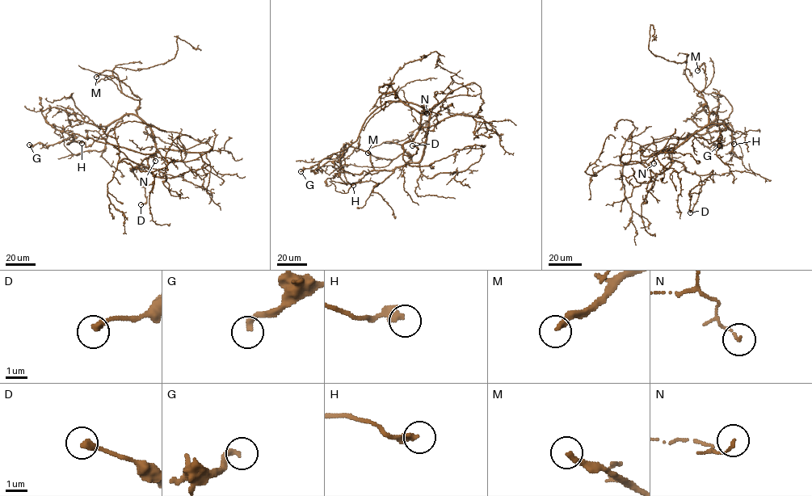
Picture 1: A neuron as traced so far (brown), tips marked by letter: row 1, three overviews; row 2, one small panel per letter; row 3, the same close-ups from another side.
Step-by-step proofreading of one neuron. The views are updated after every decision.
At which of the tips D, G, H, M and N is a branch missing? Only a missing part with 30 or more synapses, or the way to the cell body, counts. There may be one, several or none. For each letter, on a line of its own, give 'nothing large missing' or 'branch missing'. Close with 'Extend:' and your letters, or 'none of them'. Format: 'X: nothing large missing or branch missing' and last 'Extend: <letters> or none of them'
D: nothing large missing
G: branch missing
H: nothing large missing
M: branch missing
N: nothing large missing
Extend: G, M

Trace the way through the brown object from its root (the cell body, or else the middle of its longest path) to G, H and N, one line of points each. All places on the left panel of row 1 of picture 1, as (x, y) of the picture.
G: (153, 135), (157, 152), (150, 153), (133, 151), (77, 134), (47, 146), (38, 143), (29, 145)
H: (153, 135), (157, 152), (150, 153), (133, 151), (77, 134), (71, 134), (73, 139), (67, 144), (82, 143)
N: (153, 135), (157, 151), (152, 155), (155, 161)

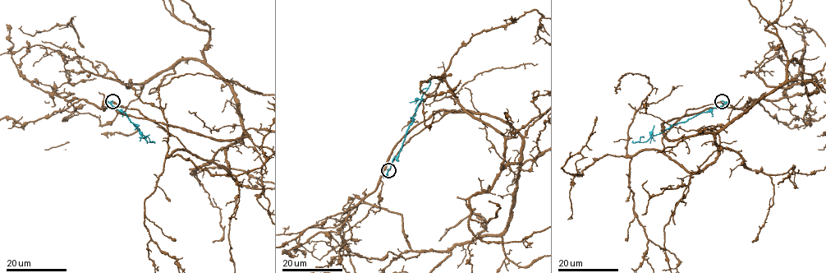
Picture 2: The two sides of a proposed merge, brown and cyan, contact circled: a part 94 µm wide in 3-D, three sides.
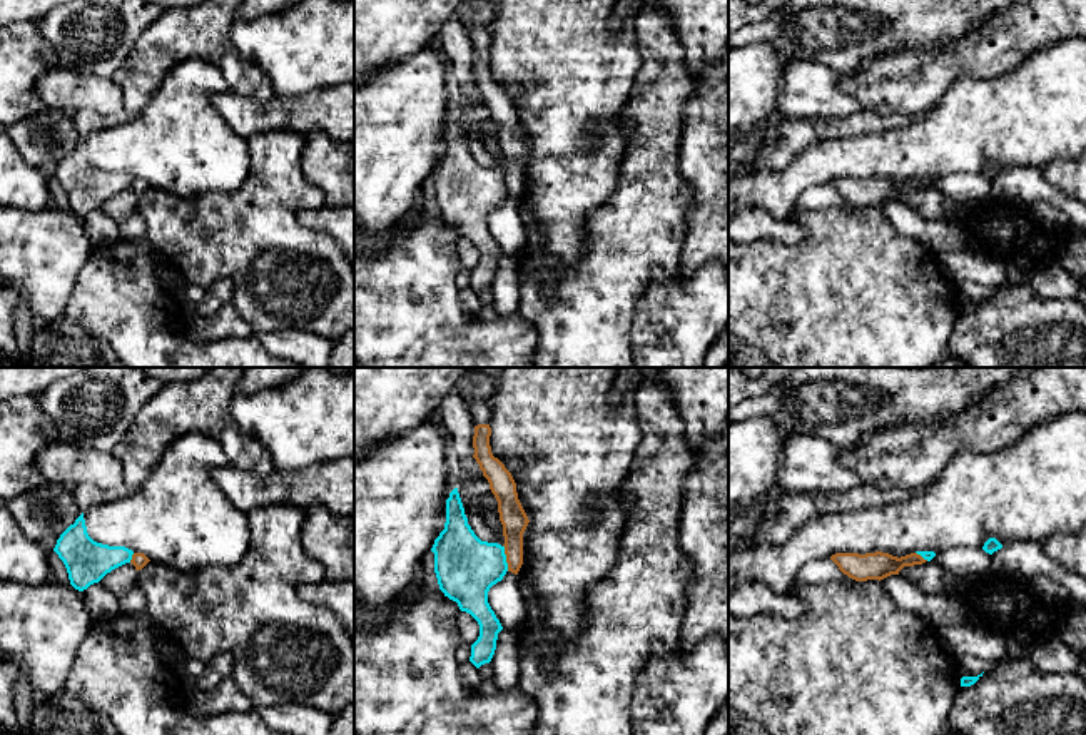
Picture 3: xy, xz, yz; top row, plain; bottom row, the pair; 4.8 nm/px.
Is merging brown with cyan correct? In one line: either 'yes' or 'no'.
no

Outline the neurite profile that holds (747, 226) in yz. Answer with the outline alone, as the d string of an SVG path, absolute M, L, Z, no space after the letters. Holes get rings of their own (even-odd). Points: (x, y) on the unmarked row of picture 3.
M764 209L742 210L728 217L728 241L754 242L759 239L795 244L804 239L804 229L795 215L775 219Z

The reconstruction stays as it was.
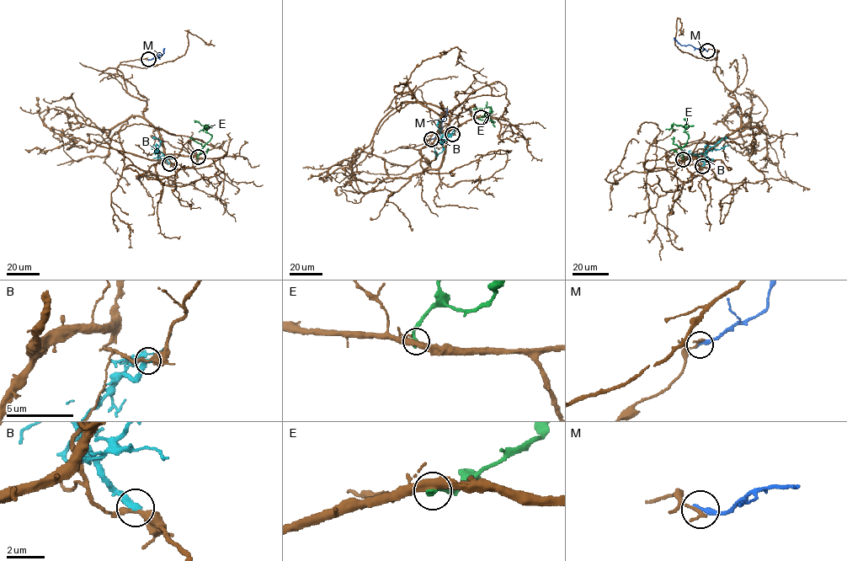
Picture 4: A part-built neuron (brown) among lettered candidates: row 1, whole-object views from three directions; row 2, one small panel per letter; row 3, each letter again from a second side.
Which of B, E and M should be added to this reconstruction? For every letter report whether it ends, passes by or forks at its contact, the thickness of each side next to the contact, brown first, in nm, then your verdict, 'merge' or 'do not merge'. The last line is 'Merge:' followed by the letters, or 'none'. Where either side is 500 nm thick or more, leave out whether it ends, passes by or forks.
B: it ends; calibres 320 and 340 nm; do not merge
E: it ends; calibres 440 and 360 nm; do not merge
M: it ends; calibres 160 and 280 nm; do not merge
Merge: none

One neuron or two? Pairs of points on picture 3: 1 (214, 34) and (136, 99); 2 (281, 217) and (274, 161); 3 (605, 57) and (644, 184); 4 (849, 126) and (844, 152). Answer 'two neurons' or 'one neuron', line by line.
1: one neuron
2: one neuron
3: two neurons
4: two neurons

